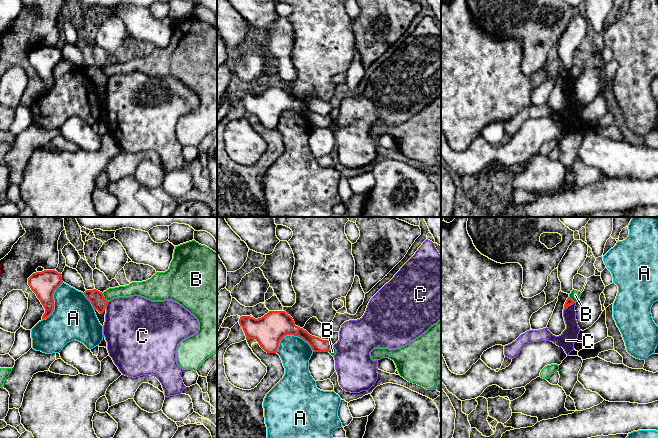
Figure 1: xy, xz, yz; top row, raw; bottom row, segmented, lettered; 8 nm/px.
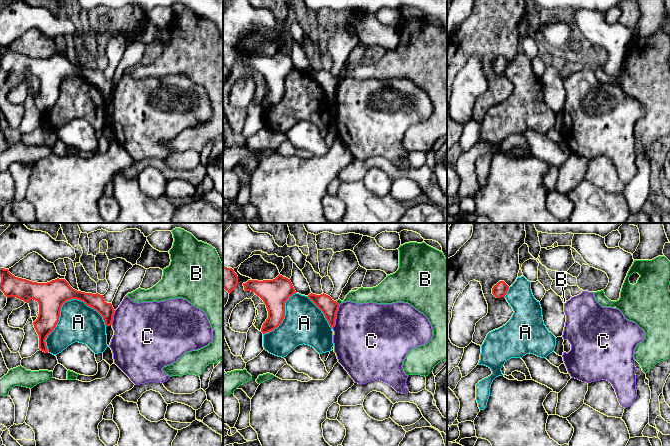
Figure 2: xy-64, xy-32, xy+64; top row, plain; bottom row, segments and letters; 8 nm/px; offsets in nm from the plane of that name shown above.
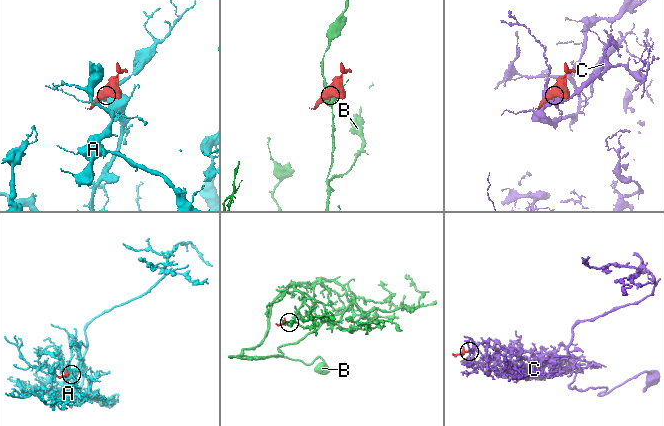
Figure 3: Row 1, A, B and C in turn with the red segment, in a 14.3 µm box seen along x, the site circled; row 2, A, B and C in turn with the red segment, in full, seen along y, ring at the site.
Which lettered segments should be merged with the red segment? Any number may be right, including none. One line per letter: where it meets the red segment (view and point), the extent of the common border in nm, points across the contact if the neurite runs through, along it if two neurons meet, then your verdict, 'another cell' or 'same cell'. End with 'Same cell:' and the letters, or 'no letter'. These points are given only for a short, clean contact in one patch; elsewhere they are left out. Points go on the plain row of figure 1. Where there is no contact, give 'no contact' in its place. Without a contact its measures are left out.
A: xz (291, 110) | 320 nm | another cell
B: xy (103, 73) | 80 nm | along xy (102, 69), (107, 77) | another cell
C: yz (568, 81) | 120 nm | along yz (574, 78), (563, 86) | another cell
Same cell: no letter

